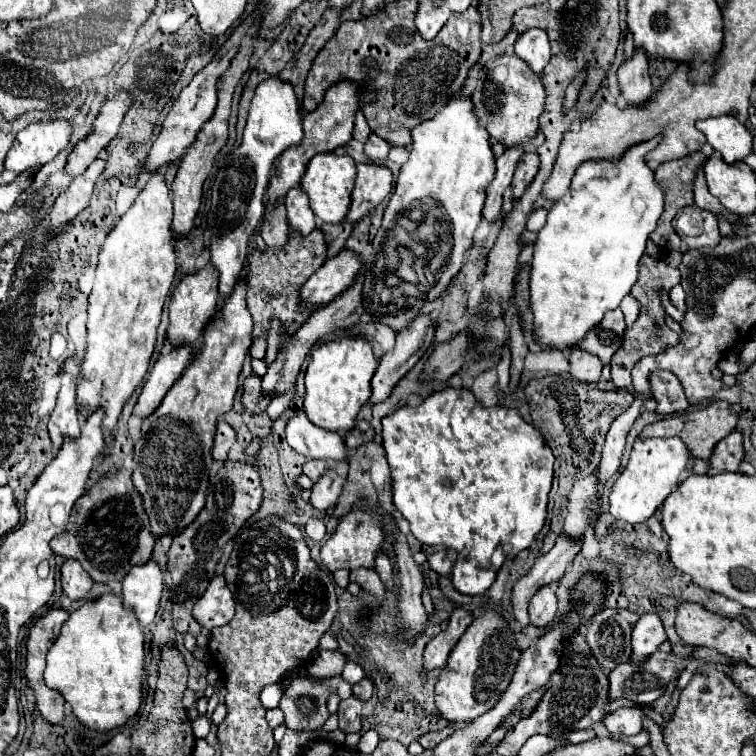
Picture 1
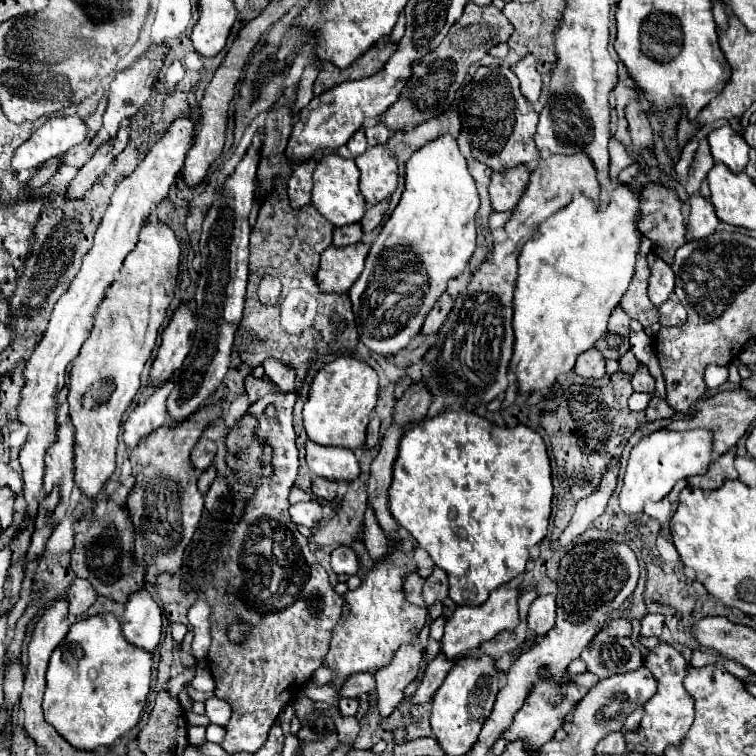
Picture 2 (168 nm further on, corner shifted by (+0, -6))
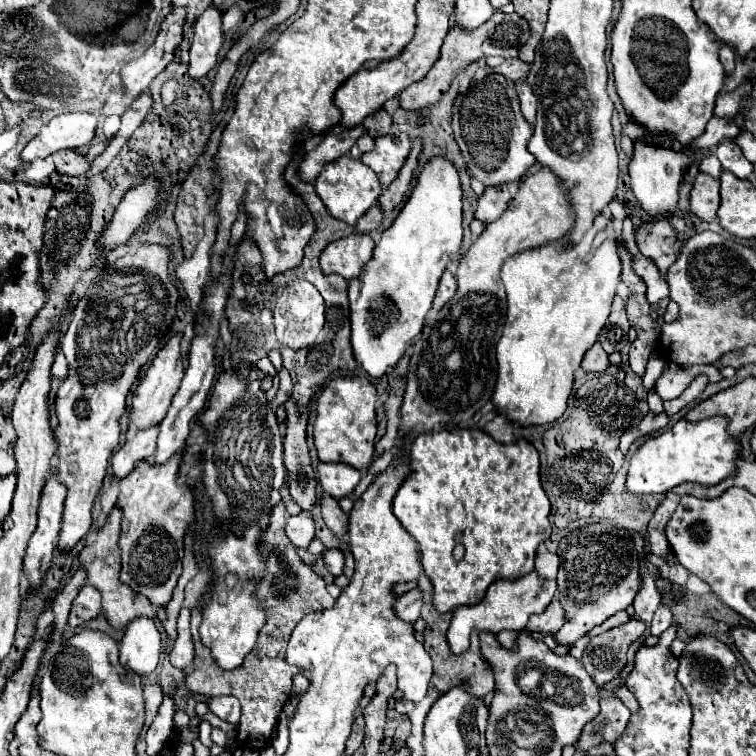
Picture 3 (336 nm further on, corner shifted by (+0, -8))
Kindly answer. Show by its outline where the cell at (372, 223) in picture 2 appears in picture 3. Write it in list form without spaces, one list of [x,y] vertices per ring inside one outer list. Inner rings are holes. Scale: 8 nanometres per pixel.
[[[414,138],[414,140],[412,140],[410,156],[406,158],[406,164],[402,166],[398,178],[396,178],[388,188],[384,188],[384,190],[380,192],[380,196],[378,196],[378,208],[380,208],[382,212],[392,212],[392,210],[402,202],[402,198],[404,198],[404,194],[406,194],[406,190],[408,190],[408,184],[410,184],[410,180],[412,180],[412,172],[414,172],[414,168],[416,168],[416,160],[418,160],[420,148],[422,148],[422,144],[418,142],[418,138]]]

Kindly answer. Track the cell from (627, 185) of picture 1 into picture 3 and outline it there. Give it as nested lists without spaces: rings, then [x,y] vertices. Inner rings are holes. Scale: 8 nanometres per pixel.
[[[600,213],[593,226],[579,242],[566,244],[566,238],[514,254],[502,266],[502,282],[506,286],[508,310],[502,338],[498,342],[498,382],[492,400],[500,412],[522,426],[550,424],[566,410],[566,400],[572,392],[574,370],[582,356],[590,350],[600,330],[606,326],[610,306],[620,284],[618,234],[610,214]]]

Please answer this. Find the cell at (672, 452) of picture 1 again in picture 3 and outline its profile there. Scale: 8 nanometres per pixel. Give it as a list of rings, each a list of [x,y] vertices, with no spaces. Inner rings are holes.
[[[722,416],[704,422],[678,420],[666,432],[646,440],[630,458],[626,490],[630,494],[666,494],[682,482],[712,486],[726,476],[734,476],[734,458],[740,456],[740,444],[726,432],[728,420]]]

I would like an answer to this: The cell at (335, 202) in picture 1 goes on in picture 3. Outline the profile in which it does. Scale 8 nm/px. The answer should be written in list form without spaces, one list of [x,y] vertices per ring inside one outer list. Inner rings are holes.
[[[348,154],[328,162],[320,172],[320,176],[316,178],[314,188],[316,188],[316,194],[322,198],[324,206],[330,210],[330,214],[350,226],[354,226],[358,218],[372,208],[372,204],[376,204],[376,198],[382,190],[376,174],[370,172],[368,166],[364,166],[360,160],[354,160]]]

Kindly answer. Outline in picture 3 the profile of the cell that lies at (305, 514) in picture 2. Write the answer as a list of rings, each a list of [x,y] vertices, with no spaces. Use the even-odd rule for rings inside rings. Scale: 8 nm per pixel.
[[[300,512],[296,516],[286,518],[286,534],[296,548],[306,548],[314,538],[314,532],[316,524],[312,512]]]

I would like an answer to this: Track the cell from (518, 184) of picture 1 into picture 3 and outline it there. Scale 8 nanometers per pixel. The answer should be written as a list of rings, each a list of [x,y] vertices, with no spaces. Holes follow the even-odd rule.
[[[508,184],[488,186],[484,190],[484,194],[480,196],[480,200],[478,200],[478,208],[476,208],[474,216],[480,222],[484,222],[484,224],[494,222],[508,208],[510,200],[512,200],[512,192],[510,192],[510,186]]]

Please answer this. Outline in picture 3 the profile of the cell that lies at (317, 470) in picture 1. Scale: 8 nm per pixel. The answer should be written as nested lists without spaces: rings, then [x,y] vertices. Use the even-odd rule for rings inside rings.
[[[324,494],[322,500],[320,500],[320,508],[322,508],[322,516],[324,516],[324,522],[328,524],[328,528],[330,528],[338,538],[342,538],[342,536],[346,534],[348,516],[340,510],[338,500],[332,498],[330,494]]]

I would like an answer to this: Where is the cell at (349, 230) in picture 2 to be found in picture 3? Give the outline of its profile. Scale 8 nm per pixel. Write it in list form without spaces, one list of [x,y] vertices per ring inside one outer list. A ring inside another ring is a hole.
[[[372,206],[372,210],[368,210],[368,212],[356,222],[354,232],[358,232],[358,234],[370,234],[372,230],[376,230],[376,228],[380,226],[382,216],[384,216],[384,214],[382,214],[376,206]]]

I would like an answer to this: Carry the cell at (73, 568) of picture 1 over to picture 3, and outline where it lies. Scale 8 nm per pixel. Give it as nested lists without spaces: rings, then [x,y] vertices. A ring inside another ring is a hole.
[[[84,584],[82,590],[78,592],[78,596],[72,602],[72,610],[70,610],[70,618],[68,618],[68,626],[76,628],[86,620],[92,620],[94,616],[100,614],[100,592],[90,586]]]

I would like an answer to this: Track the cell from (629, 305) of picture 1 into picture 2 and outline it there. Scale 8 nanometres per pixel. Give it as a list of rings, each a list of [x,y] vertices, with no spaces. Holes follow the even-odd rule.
[[[632,320],[630,324],[630,350],[634,352],[636,360],[646,364],[652,378],[656,380],[656,390],[654,394],[658,398],[666,396],[666,388],[664,388],[664,380],[662,380],[662,372],[660,372],[660,364],[656,360],[656,352],[654,352],[654,340],[650,336],[646,336],[642,324],[638,324],[636,320]]]

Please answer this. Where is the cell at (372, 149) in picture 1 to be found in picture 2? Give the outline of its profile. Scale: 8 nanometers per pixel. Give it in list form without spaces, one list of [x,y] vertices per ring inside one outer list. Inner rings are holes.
[[[372,122],[366,126],[366,136],[368,136],[368,146],[376,146],[376,144],[386,144],[390,138],[390,132],[384,124]]]

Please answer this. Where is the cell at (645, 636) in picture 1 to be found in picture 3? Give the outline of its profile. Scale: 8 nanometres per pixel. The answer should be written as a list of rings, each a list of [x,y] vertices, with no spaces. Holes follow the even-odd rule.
[[[660,606],[654,614],[654,620],[650,624],[650,634],[652,636],[660,636],[664,630],[668,630],[672,626],[672,612],[668,606]]]

